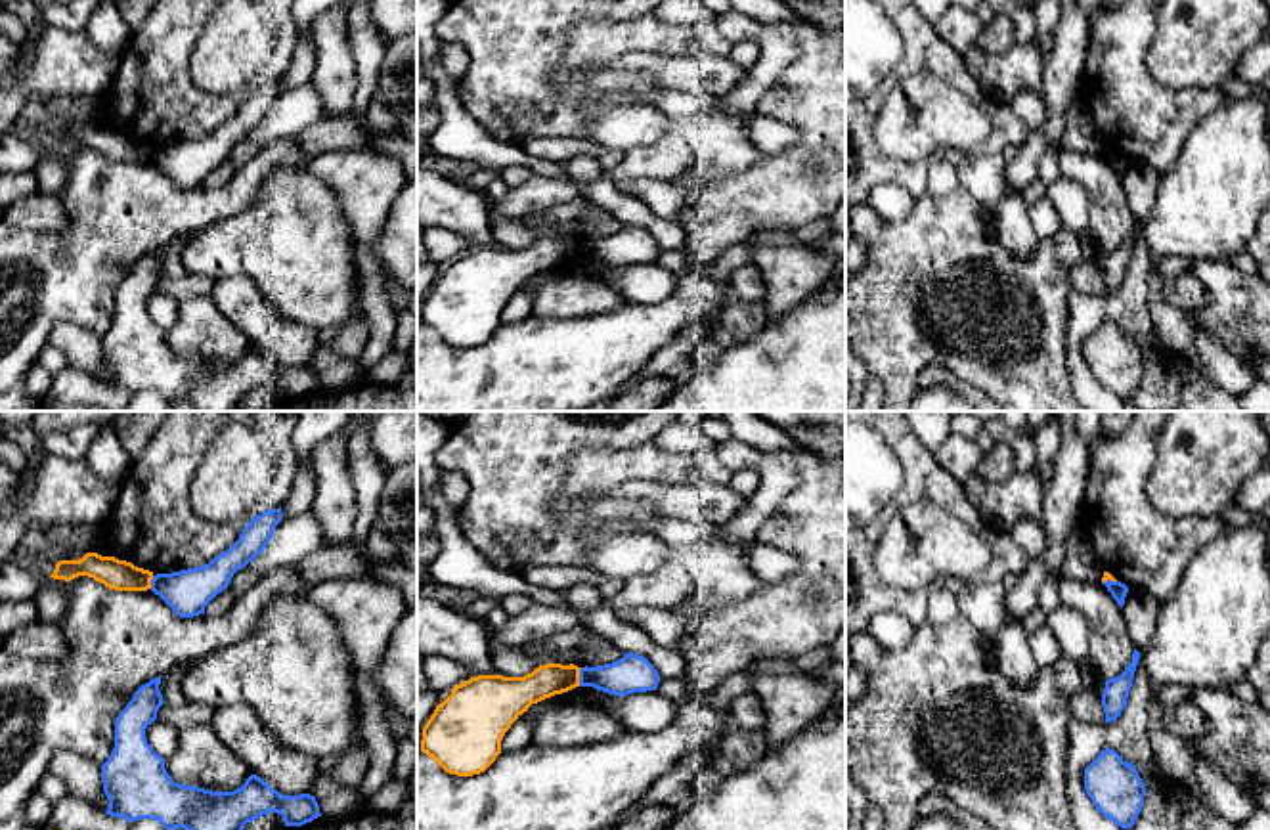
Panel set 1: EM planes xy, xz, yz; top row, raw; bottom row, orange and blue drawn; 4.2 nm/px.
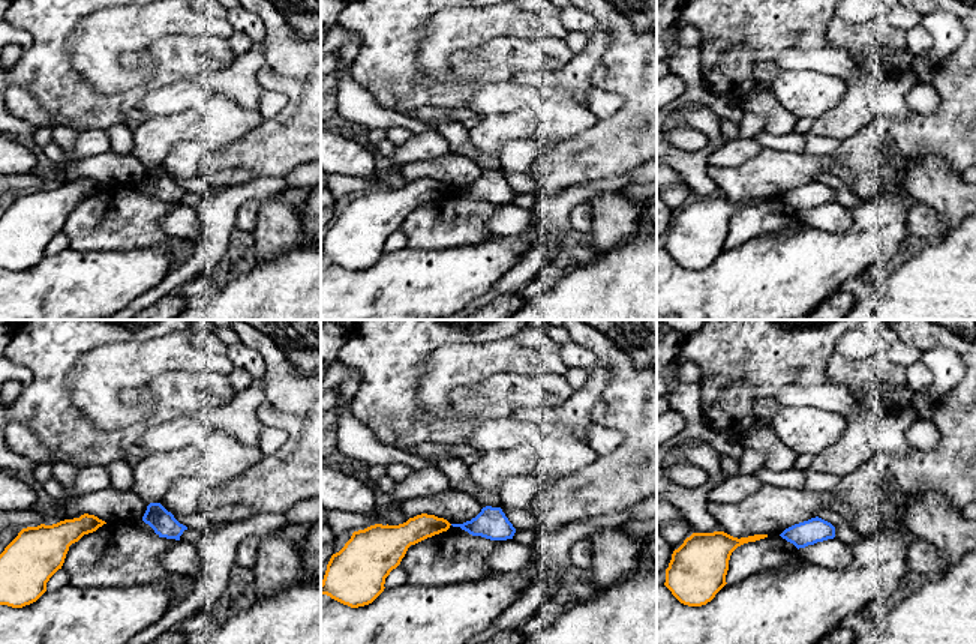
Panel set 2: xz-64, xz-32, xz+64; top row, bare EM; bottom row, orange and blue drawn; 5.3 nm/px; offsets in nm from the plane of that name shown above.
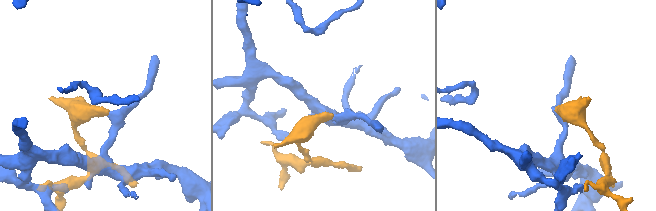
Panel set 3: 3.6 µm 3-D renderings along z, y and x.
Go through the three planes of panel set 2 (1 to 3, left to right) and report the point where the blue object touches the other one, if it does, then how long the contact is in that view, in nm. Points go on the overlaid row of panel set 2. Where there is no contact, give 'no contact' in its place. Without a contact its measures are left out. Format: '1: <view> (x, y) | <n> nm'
1: no contact
2: no contact
3: no contact

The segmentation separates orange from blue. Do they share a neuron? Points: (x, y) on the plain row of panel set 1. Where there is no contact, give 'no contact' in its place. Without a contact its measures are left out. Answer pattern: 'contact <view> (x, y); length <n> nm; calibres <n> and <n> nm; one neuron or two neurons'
contact xz (578, 249); length 80 nm; calibres 140 and 160 nm; two neurons

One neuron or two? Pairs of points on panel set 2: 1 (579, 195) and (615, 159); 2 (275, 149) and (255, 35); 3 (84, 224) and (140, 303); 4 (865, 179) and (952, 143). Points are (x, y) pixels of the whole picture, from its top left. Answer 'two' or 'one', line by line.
1: two
2: two
3: two
4: one

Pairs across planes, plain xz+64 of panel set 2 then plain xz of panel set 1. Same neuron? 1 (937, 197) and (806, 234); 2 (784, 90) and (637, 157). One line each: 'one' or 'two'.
1: two
2: two

